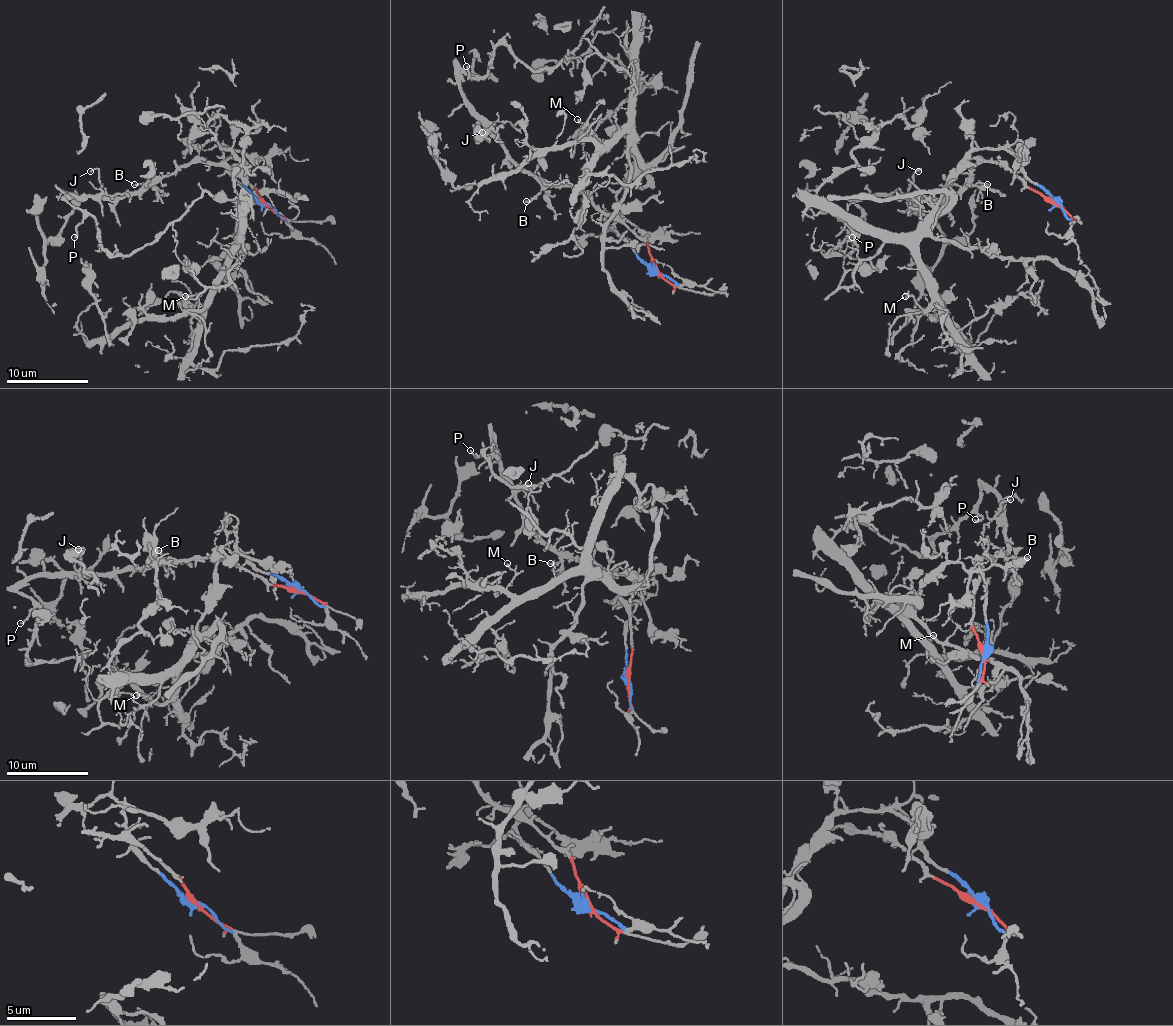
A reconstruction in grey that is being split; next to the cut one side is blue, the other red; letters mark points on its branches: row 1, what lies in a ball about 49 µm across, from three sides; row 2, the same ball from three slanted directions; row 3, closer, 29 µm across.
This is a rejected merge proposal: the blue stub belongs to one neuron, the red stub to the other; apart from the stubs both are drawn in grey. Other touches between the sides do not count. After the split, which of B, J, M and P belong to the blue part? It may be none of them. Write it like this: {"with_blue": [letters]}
{"with_blue": ["M"]}

